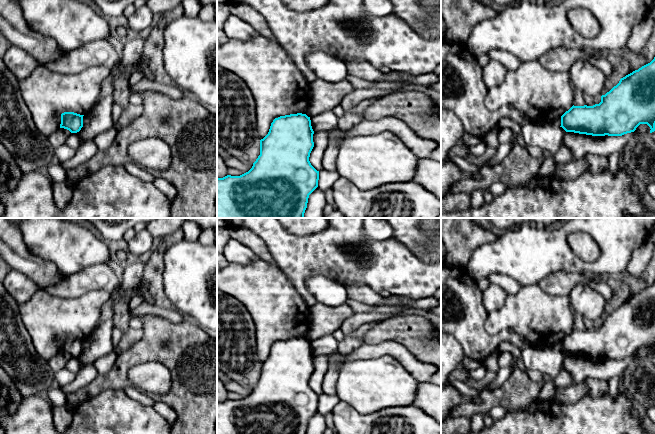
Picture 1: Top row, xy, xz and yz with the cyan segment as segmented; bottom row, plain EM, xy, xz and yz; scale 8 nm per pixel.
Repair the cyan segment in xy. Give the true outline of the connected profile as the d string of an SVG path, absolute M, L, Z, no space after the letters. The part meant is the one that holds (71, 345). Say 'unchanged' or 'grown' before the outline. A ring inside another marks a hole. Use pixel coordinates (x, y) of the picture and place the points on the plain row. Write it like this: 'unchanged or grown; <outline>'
unchanged; M74 336L62 337L60 352L67 353L71 357L79 356L83 351L83 340Z

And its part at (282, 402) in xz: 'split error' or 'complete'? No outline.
complete

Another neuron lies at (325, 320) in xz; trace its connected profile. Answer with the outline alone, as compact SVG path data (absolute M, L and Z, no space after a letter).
M316 302L310 307L311 324L306 339L311 342L324 335L333 334L353 313L346 303L332 307Z

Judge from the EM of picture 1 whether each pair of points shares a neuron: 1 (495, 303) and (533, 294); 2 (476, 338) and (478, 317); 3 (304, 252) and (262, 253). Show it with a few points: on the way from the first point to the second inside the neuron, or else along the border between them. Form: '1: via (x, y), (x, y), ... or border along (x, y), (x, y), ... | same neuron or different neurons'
1: border along (507, 294), (504, 303), (498, 309), (488, 313) | different neurons
2: via (476, 333), (476, 322) | same neuron
3: border along (255, 234), (262, 240), (276, 264) | different neurons

